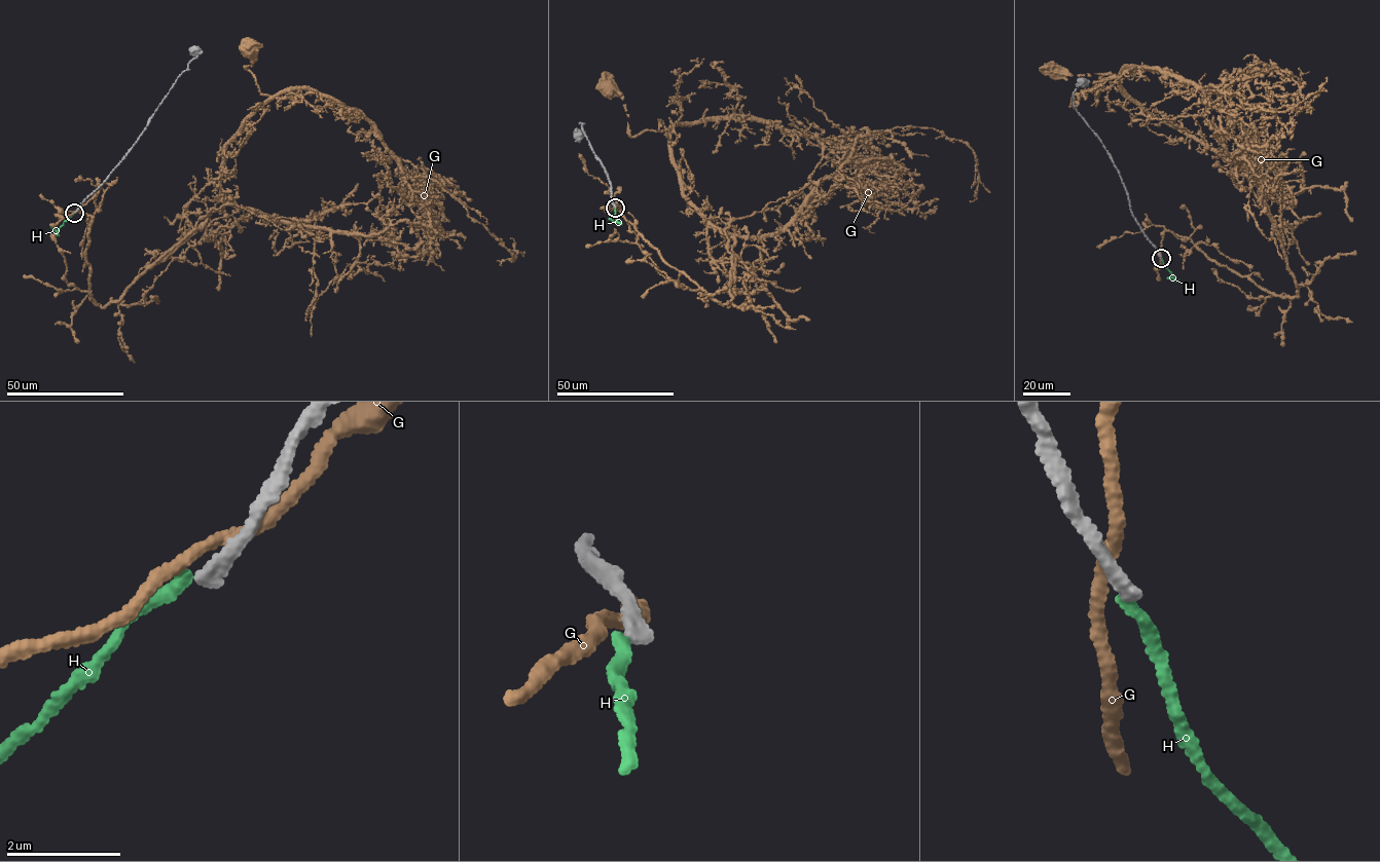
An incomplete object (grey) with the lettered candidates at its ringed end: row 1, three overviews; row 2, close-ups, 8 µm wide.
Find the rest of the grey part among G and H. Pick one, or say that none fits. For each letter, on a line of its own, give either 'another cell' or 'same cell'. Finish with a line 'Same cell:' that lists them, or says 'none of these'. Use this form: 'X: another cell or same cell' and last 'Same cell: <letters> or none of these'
G: another cell
H: another cell
Same cell: none of these

